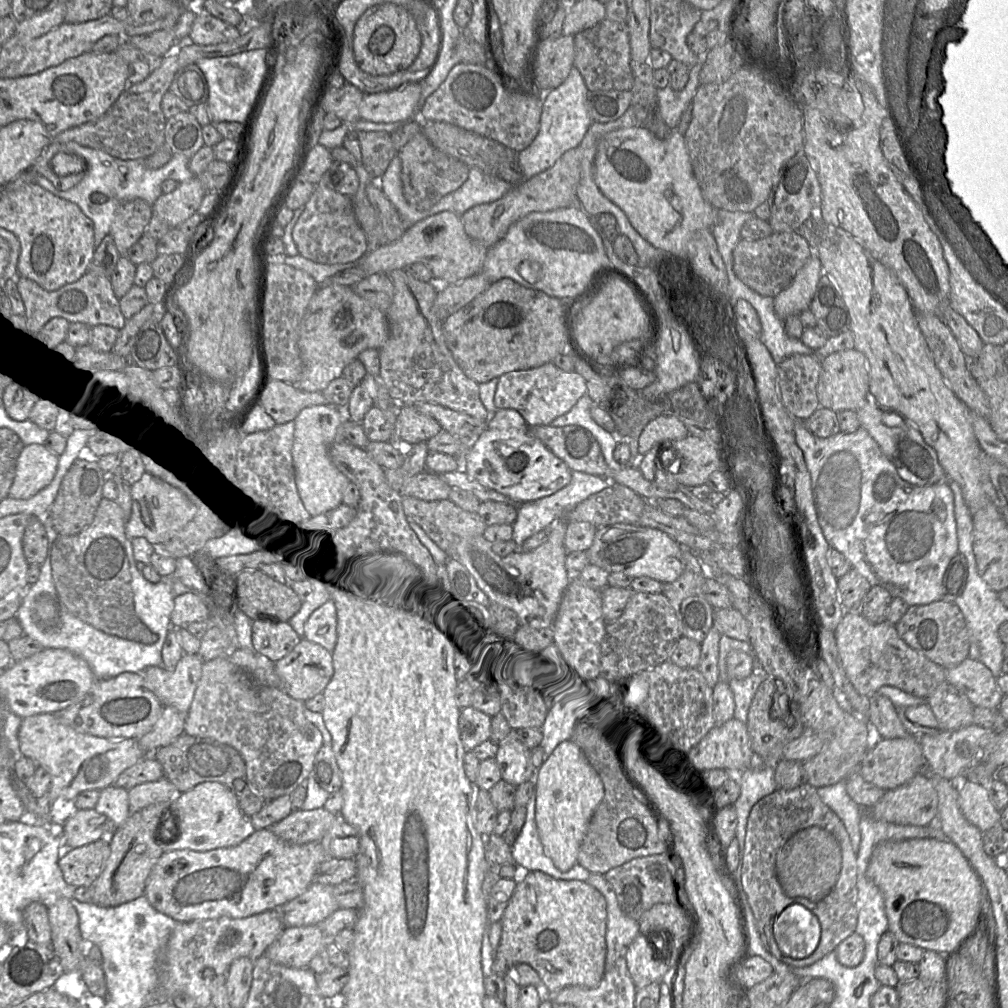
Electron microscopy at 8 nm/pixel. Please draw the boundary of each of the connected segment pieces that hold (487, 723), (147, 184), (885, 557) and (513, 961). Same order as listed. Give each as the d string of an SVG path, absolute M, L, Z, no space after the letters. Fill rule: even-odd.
M474 706L461 709L458 728L466 751L472 751L476 746L490 739L491 724L492 717Z
M70 141L61 144L66 144L67 151L85 158L84 163L87 170L84 178L75 187L67 191L57 190L47 179L39 174L36 174L33 183L58 198L76 204L82 213L92 221L94 227L94 250L100 245L103 238L109 234L110 226L122 203L142 199L152 206L159 196L163 194L161 185L165 180L169 178L180 183L195 176L188 167L190 159L181 154L173 154L169 162L159 169L149 169L145 166L144 159L121 160L101 150L85 147L76 142ZM93 193L103 194L106 201L99 204L92 203L90 197Z
M796 421L794 432L796 444L803 452L804 460L810 474L813 505L816 511L817 521L829 547L842 553L851 564L851 568L864 576L871 586L879 585L884 587L893 598L901 598L908 606L926 605L941 600L942 581L945 570L952 557L958 553L957 528L954 515L954 494L948 485L948 480L930 486L916 486L904 481L898 475L895 466L882 453L877 442L861 426L854 432L839 432L827 438L820 438L807 430L803 421Z
M529 871L526 877L517 882L516 888L511 899L503 913L500 921L502 927L502 934L500 943L496 950L495 959L500 961L501 968L513 968L520 963L526 963L532 966L539 974L544 988L547 991L559 991L566 986L585 986L589 989L597 987L605 973L605 963L607 956L606 945L606 930L607 930L607 902L604 895L595 887L588 884L586 881L580 880L560 880L555 879L547 873L542 871Z

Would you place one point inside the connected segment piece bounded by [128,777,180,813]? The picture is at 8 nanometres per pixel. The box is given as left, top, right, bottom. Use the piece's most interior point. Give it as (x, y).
(143, 795)

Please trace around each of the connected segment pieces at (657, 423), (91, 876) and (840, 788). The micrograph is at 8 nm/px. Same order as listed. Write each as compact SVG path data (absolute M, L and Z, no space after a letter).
M659 416L650 421L638 440L638 452L641 456L656 444L664 440L681 440L689 435L686 426L674 416Z
M106 837L81 847L64 849L58 866L67 884L75 888L91 887L102 873L109 854L110 841Z
M846 780L838 781L829 786L817 787L816 792L842 821L857 859L860 844L859 822L863 809L848 795Z

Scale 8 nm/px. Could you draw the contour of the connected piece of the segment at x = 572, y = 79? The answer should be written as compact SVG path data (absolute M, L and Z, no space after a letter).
M573 66L560 86L541 94L542 114L538 134L526 149L517 153L523 181L549 169L565 152L580 145L593 123L586 108L588 91L579 70Z

